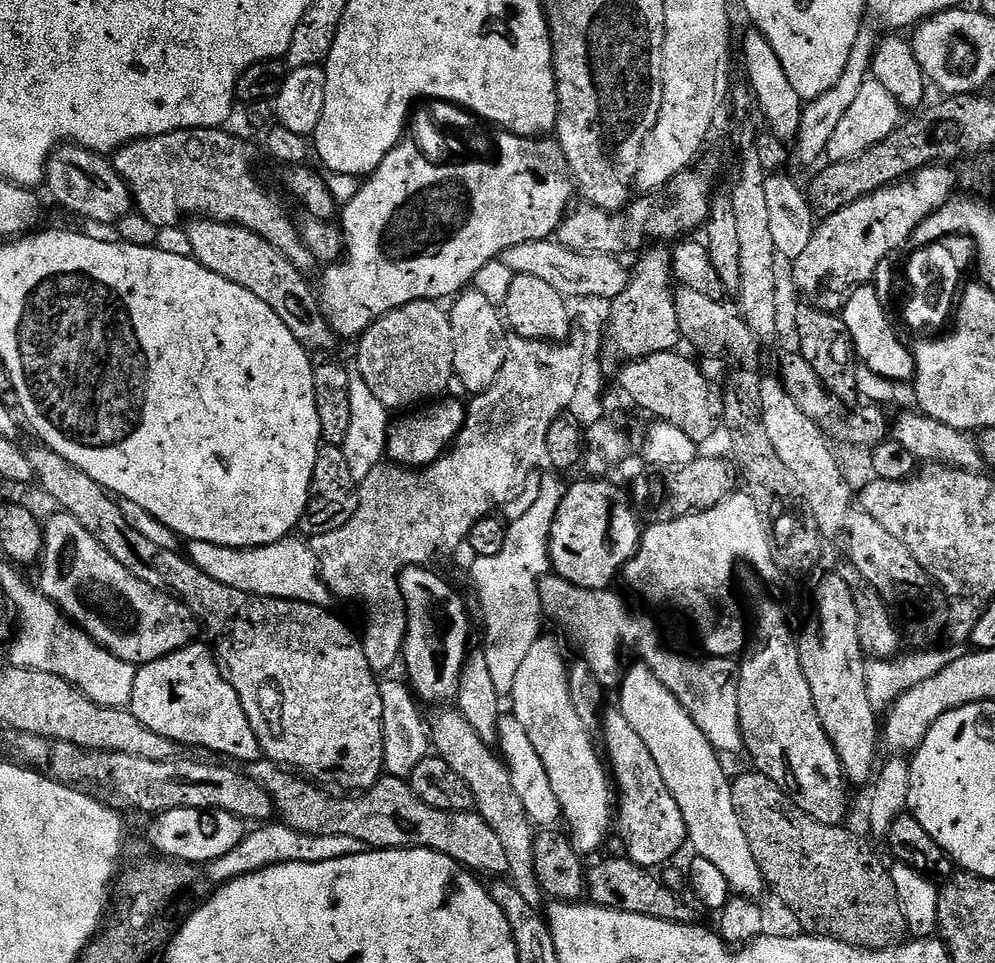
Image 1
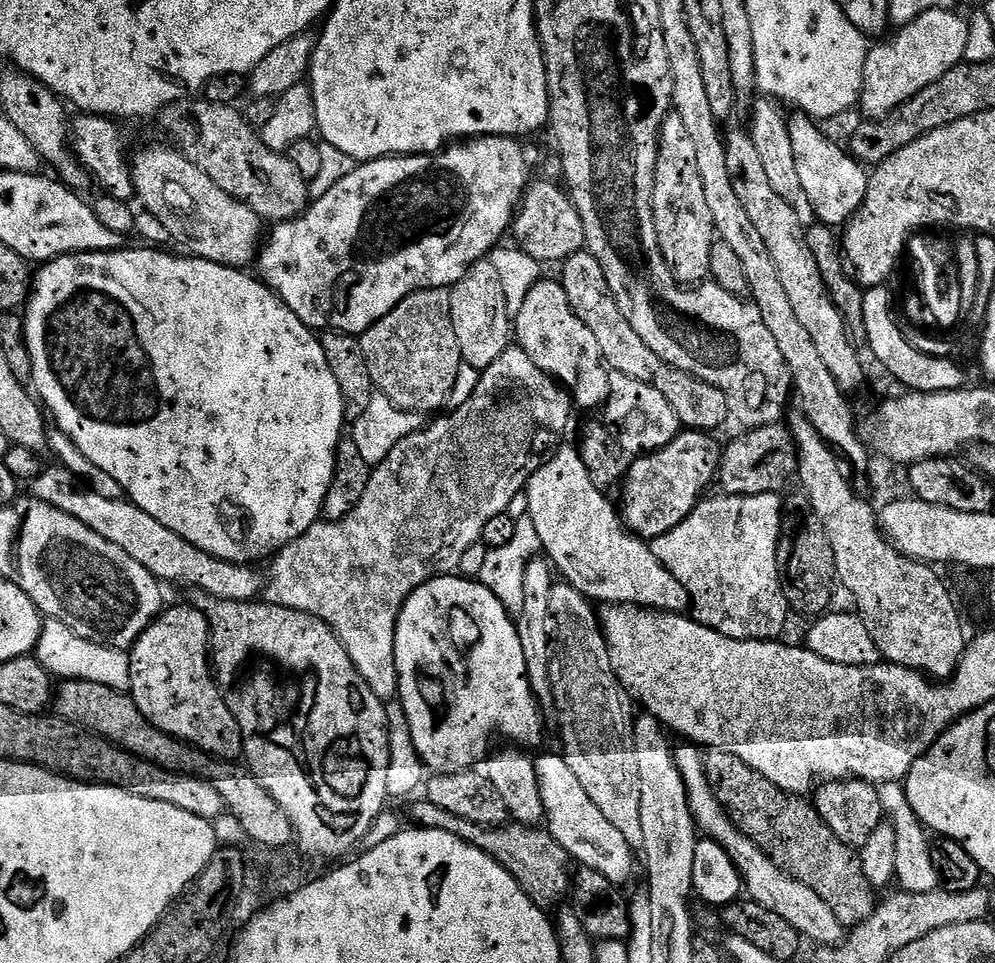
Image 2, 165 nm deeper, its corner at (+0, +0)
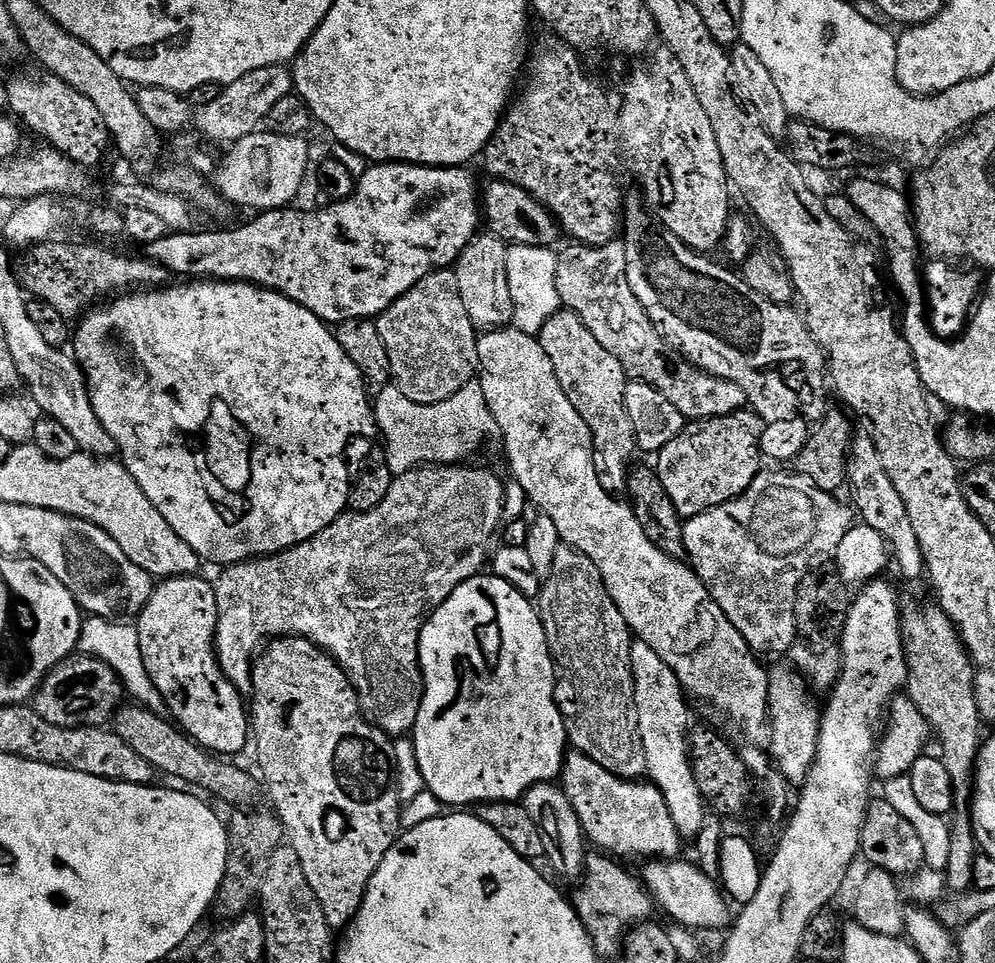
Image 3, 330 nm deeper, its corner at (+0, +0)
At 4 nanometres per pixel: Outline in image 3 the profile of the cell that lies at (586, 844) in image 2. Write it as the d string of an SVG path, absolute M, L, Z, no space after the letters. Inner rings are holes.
M656 858L651 862L645 863L648 865L644 868L642 883L650 895L652 895L653 901L658 905L659 911L661 908L666 915L677 920L680 924L685 924L690 930L697 930L699 928L727 929L730 924L730 916L728 920L729 901L726 899L721 885L713 877L707 876L695 863L683 864L682 861L683 859L680 858Z

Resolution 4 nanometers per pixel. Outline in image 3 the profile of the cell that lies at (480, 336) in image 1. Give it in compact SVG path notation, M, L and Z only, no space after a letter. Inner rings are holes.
M493 234L477 235L464 248L464 252L454 265L454 271L458 278L458 286L462 294L462 302L466 302L466 310L474 322L477 330L491 330L509 327L513 323L513 316L517 304L512 299L510 282L507 281L507 252L509 245Z

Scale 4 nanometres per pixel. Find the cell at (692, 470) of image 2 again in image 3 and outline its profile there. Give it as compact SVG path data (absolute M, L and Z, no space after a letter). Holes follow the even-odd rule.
M751 410L689 423L658 453L659 478L681 518L691 518L745 495L757 483L762 421Z

